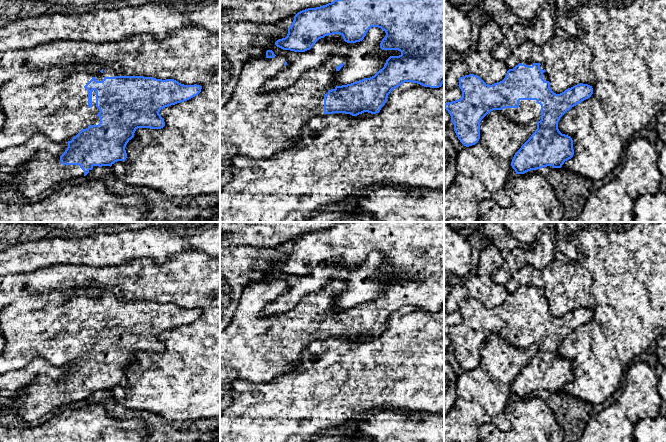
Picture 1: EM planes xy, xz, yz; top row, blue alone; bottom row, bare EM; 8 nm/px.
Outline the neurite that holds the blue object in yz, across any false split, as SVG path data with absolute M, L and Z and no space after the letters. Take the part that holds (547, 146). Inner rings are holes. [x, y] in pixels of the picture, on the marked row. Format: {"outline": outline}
{"outline": "M533 62L519 63L507 71L502 81L492 85L486 84L477 75L469 74L459 78L458 86L462 91L462 97L446 103L444 108L451 116L458 139L466 147L475 145L479 141L480 122L493 110L500 110L515 123L526 124L533 120L537 122L536 131L512 159L511 166L516 174L524 174L543 167L561 168L565 161L573 157L573 140L559 131L558 122L567 111L593 94L592 86L583 83L568 88L560 94L554 93L550 88L545 66Z"}

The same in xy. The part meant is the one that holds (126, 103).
{"outline": "M51 66L39 71L25 71L16 74L11 79L5 81L0 86L0 106L4 114L4 125L0 130L0 151L21 145L27 142L34 134L41 133L48 137L55 143L67 142L68 147L62 155L51 155L46 152L37 153L27 161L24 165L17 168L17 172L8 176L8 181L15 189L26 197L35 197L40 192L48 190L50 187L55 186L61 182L67 182L75 178L86 176L92 169L99 168L102 166L112 166L117 161L125 161L127 153L125 147L127 143L134 137L134 133L138 128L150 128L150 129L161 129L165 126L164 119L159 114L160 110L187 101L201 92L202 87L200 85L184 85L174 79L156 79L153 77L144 76L118 76L114 70L104 67L101 71L83 71L76 68L68 68L67 70L62 67Z"}

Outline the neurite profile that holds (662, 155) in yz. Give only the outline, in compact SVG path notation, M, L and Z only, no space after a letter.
M666 144L663 146L658 155L658 167L662 173L663 179L666 180Z

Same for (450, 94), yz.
M444 55L444 105L448 102L458 100L462 97L462 91L459 88L459 86L454 88L447 88L445 86L445 78L449 70L450 70L450 63L447 59L447 56Z

